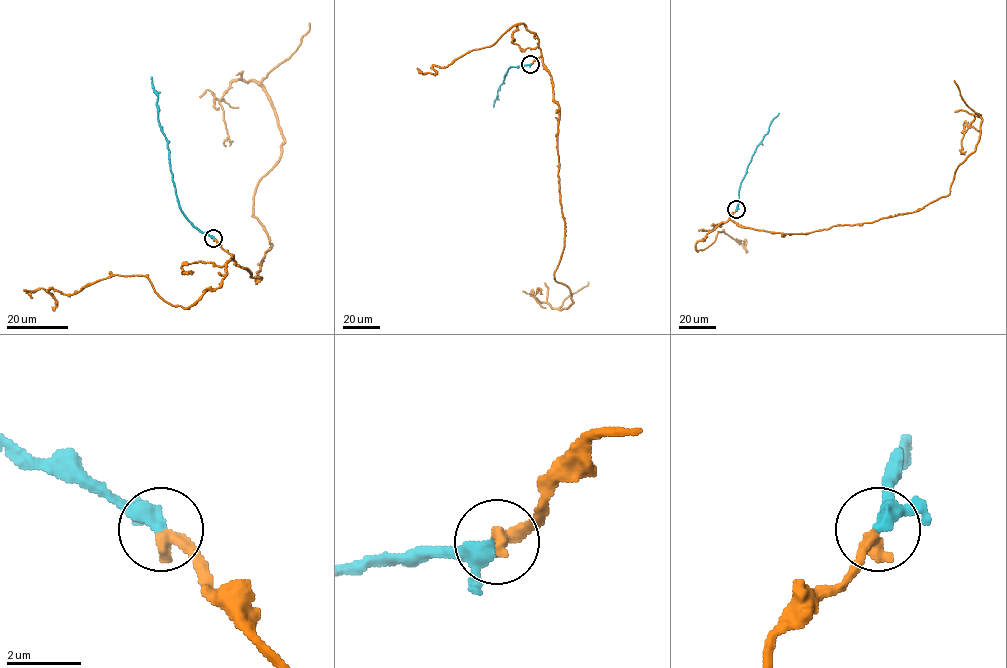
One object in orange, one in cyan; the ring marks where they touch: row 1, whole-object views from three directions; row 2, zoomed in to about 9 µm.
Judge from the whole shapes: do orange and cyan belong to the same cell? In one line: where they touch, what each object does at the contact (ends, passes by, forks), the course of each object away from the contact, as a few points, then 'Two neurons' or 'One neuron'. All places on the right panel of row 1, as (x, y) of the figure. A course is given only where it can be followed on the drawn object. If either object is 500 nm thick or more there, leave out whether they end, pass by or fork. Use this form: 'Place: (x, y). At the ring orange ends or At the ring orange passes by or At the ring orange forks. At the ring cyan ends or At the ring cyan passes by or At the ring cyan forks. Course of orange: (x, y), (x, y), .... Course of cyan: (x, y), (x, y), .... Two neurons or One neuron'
Place: (736, 209). At the ring orange ends. At the ring cyan passes by. Course of orange: (736, 210), (729, 219), (773, 233), (873, 222), (949, 194), (974, 151), (980, 115), (962, 139), (966, 151). Course of cyan: (736, 209), (741, 181), (751, 156), (779, 113). One neuron

